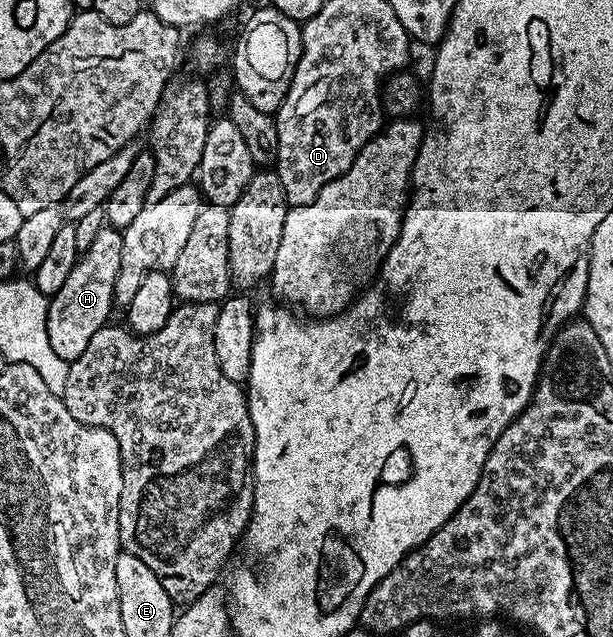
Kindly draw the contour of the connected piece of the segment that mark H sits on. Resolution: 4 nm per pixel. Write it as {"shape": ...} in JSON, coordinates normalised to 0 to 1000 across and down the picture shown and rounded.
{"shape":[[[181,356],[160,363],[147,388],[134,392],[121,413],[121,425],[108,436],[108,446],[82,468],[75,495],[75,526],[82,526],[82,551],[95,564],[116,568],[140,551],[147,532],[166,512],[178,509],[176,498],[186,487],[186,438],[192,438],[192,418],[199,414],[201,364]]]}

